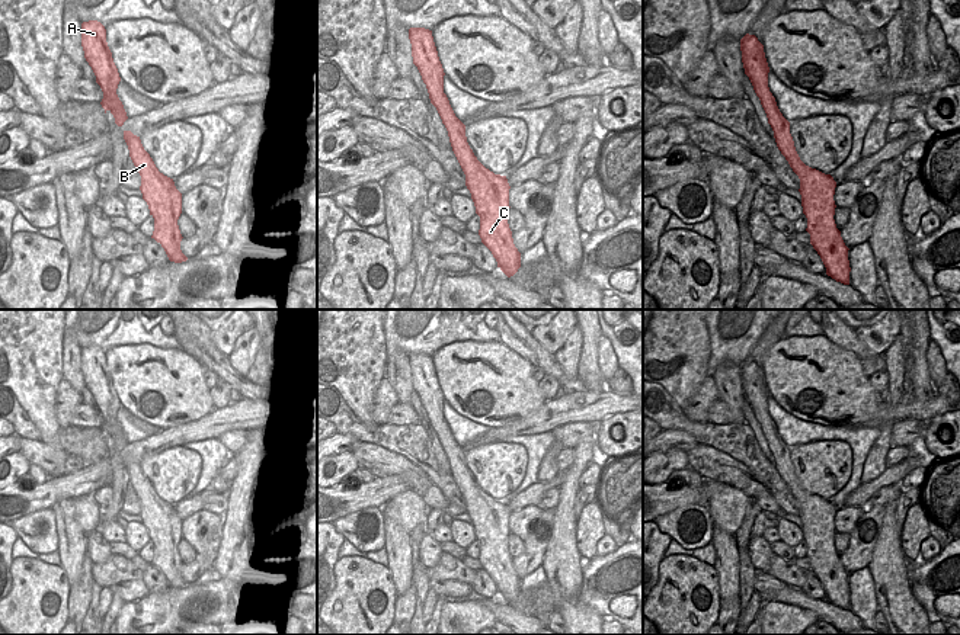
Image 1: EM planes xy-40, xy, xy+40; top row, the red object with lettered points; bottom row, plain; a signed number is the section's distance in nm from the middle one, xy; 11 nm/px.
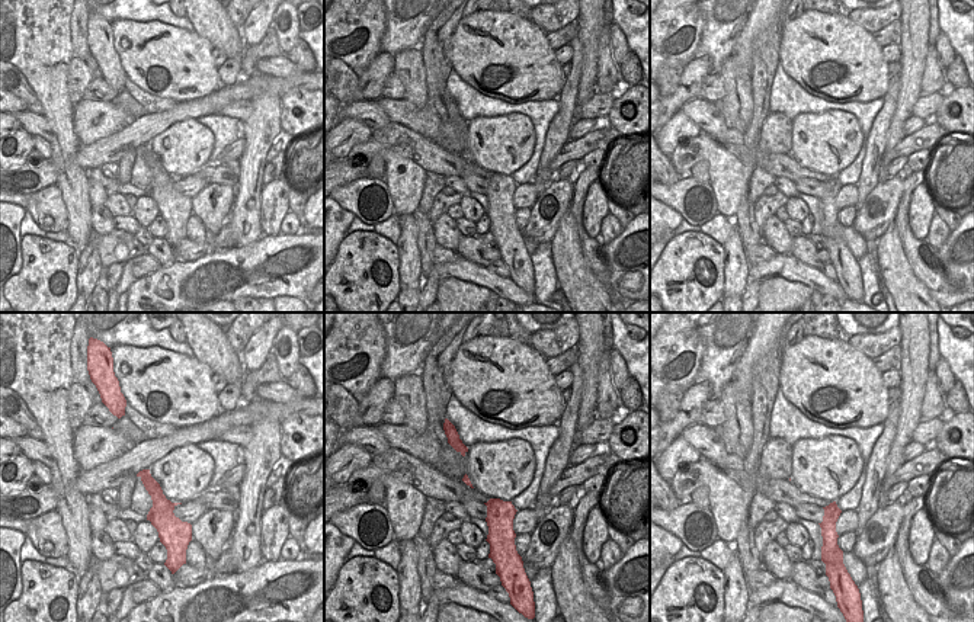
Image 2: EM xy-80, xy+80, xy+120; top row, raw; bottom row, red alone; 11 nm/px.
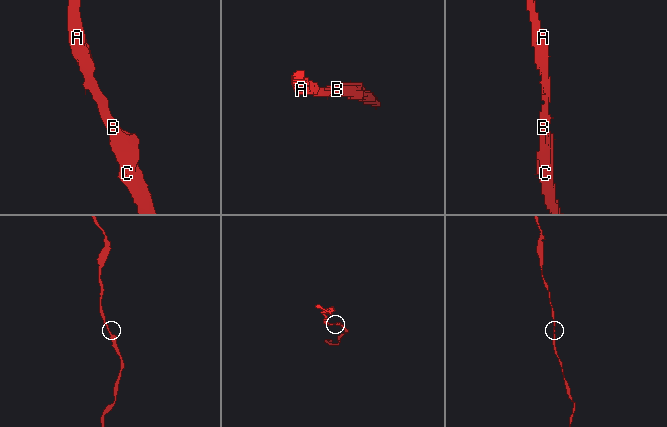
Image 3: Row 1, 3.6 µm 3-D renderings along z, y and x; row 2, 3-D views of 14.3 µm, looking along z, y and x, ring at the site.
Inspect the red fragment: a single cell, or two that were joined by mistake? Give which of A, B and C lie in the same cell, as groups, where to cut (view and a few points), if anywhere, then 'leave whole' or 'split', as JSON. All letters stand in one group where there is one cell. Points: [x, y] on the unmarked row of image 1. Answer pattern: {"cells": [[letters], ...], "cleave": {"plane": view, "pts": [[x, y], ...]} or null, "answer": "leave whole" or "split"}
{"cells": [["A", "B", "C"]], "cleave": null, "answer": "leave whole"}

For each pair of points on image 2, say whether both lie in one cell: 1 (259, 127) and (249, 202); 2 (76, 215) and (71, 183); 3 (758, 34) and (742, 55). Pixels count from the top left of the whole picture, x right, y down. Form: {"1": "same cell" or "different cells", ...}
{"1": "same cell", "2": "same cell", "3": "same cell"}

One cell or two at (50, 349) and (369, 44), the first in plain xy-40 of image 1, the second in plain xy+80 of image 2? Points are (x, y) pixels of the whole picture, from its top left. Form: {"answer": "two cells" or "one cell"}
{"answer": "one cell"}

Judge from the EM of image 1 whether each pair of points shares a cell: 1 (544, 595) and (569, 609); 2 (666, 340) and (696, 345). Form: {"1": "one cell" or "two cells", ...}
{"1": "two cells", "2": "one cell"}

